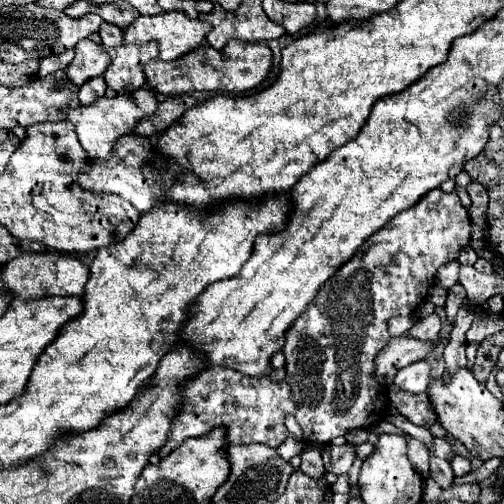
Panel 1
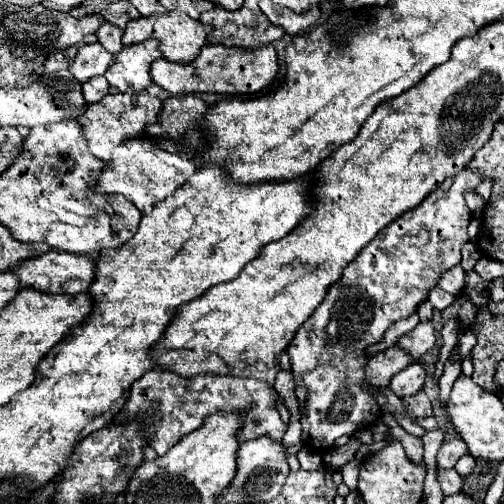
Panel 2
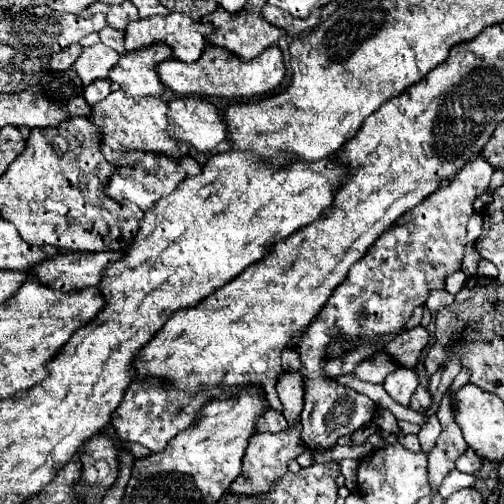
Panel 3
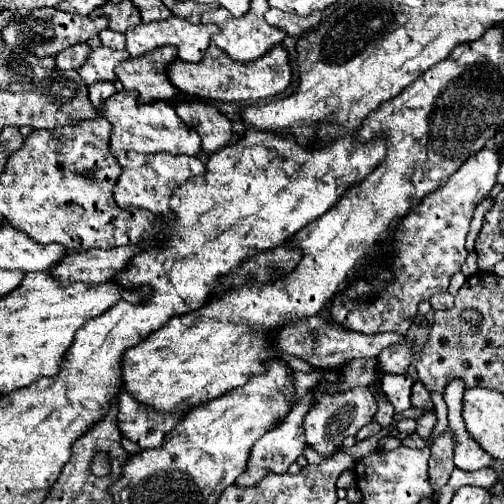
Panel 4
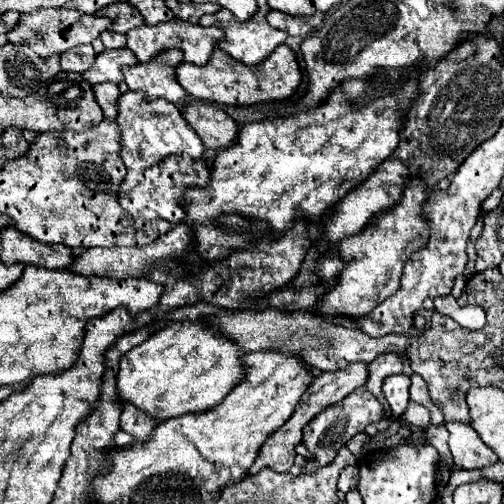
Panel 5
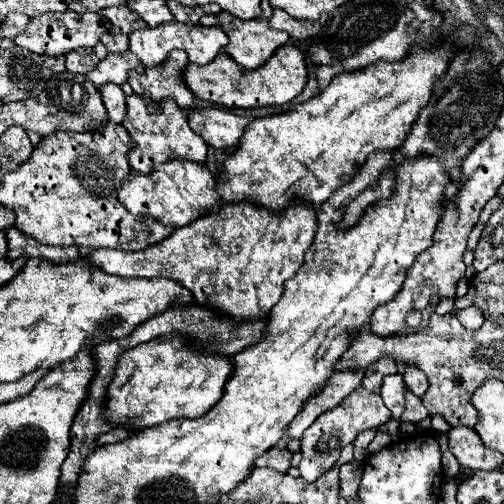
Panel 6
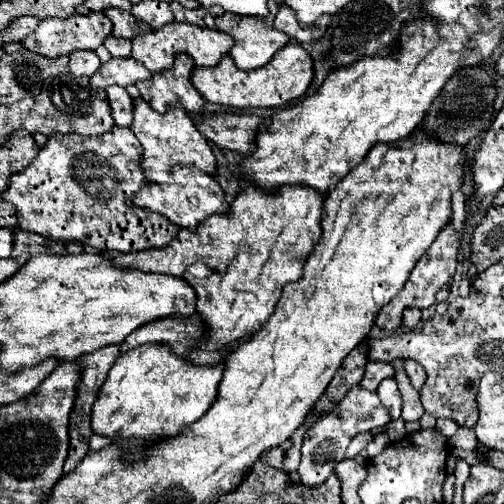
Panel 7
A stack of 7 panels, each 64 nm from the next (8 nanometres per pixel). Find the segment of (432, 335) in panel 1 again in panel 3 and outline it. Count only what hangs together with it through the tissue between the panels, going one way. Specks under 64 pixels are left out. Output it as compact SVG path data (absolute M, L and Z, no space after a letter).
M416 326L412 330L400 332L396 340L384 346L384 352L394 360L398 368L414 368L422 358L422 350L426 342L428 342L426 328Z

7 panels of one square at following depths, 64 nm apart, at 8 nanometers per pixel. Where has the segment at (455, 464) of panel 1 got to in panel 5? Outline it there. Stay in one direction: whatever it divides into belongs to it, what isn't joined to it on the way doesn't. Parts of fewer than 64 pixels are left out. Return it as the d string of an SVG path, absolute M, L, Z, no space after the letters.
M450 422L446 424L450 432L450 452L454 456L456 468L464 470L476 470L484 468L488 464L498 462L498 456L476 436L474 428L470 424L462 422Z

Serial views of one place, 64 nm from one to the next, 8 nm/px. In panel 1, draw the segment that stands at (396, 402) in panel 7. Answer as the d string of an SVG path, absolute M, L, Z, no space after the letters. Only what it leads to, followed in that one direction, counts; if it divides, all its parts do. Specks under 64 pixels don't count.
M424 360L402 368L402 370L396 374L396 378L394 378L394 384L396 384L400 390L414 392L414 394L426 392L428 382L430 382L430 366L428 366Z

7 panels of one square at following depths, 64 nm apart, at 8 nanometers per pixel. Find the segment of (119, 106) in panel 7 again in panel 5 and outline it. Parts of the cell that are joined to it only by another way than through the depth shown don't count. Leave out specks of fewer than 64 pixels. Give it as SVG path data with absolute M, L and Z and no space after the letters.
M104 82L104 84L98 84L94 86L94 94L96 94L96 100L98 104L102 106L104 110L104 116L108 120L116 120L118 118L118 98L120 98L120 90L118 90L118 84L112 84L112 82Z

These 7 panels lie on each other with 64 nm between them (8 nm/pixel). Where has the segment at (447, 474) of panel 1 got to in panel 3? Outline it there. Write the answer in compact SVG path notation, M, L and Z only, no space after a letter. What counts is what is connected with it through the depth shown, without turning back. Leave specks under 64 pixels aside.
M452 470L452 472L444 478L442 486L438 488L438 494L442 496L442 500L446 500L446 498L448 498L450 494L454 494L456 490L466 488L466 486L476 486L476 484L480 484L480 482L484 482L484 478L474 476L474 474L464 474L464 472L460 472L460 470Z

